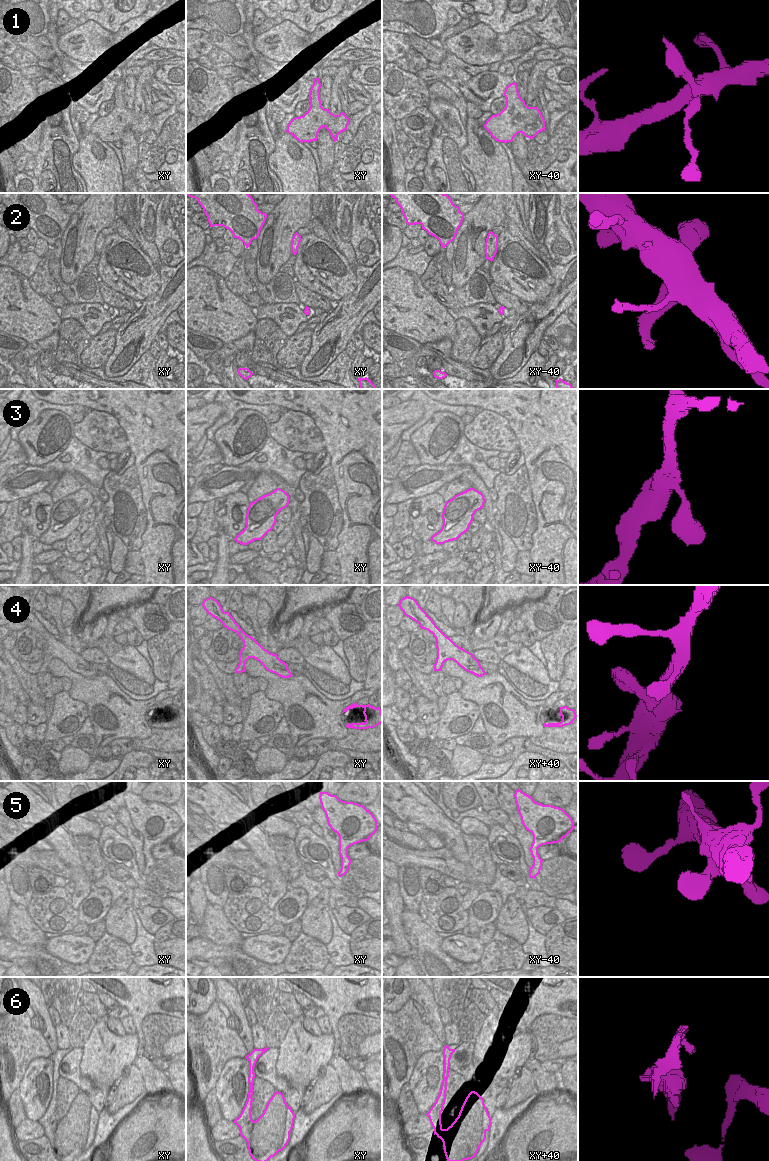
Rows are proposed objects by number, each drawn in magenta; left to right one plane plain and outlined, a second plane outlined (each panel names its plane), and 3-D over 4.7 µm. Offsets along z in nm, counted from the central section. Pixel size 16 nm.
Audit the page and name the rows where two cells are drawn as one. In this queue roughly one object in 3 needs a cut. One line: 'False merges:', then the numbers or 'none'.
False merges: 1, 2, 6

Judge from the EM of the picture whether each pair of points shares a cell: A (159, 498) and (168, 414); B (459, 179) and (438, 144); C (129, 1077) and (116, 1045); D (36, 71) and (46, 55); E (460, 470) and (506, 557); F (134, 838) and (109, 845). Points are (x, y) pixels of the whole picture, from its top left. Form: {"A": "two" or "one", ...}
{"A": "one", "B": "one", "C": "two", "D": "two", "E": "one", "F": "two"}

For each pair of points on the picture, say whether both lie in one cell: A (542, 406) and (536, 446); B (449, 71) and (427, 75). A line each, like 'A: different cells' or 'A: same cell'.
A: same cell
B: same cell

